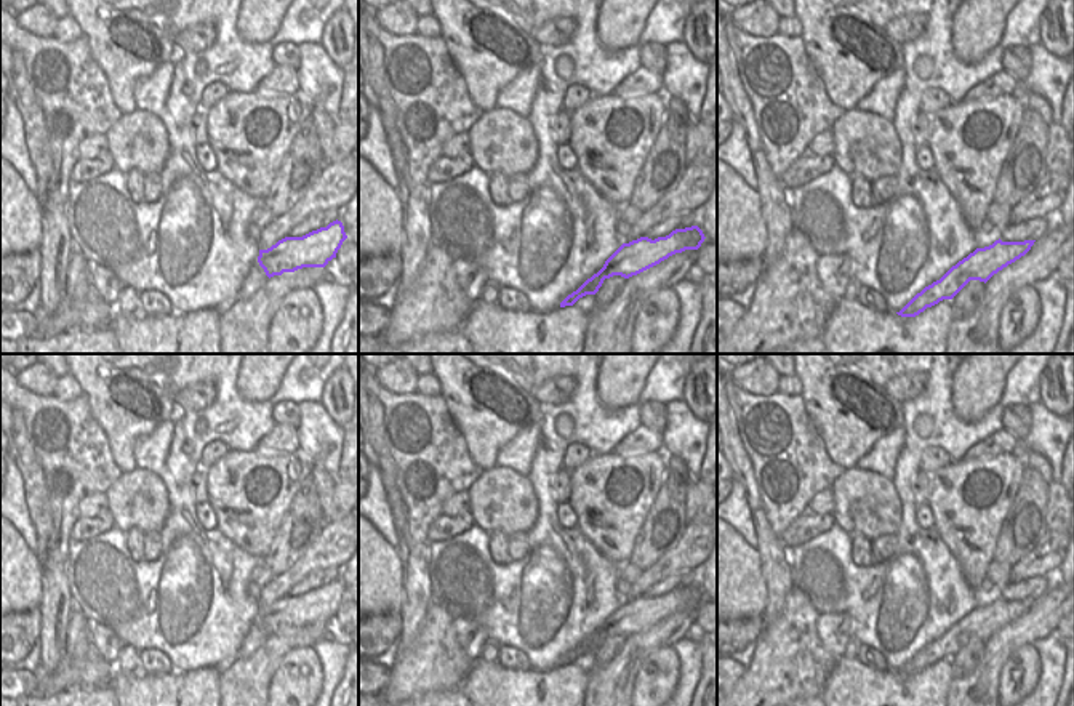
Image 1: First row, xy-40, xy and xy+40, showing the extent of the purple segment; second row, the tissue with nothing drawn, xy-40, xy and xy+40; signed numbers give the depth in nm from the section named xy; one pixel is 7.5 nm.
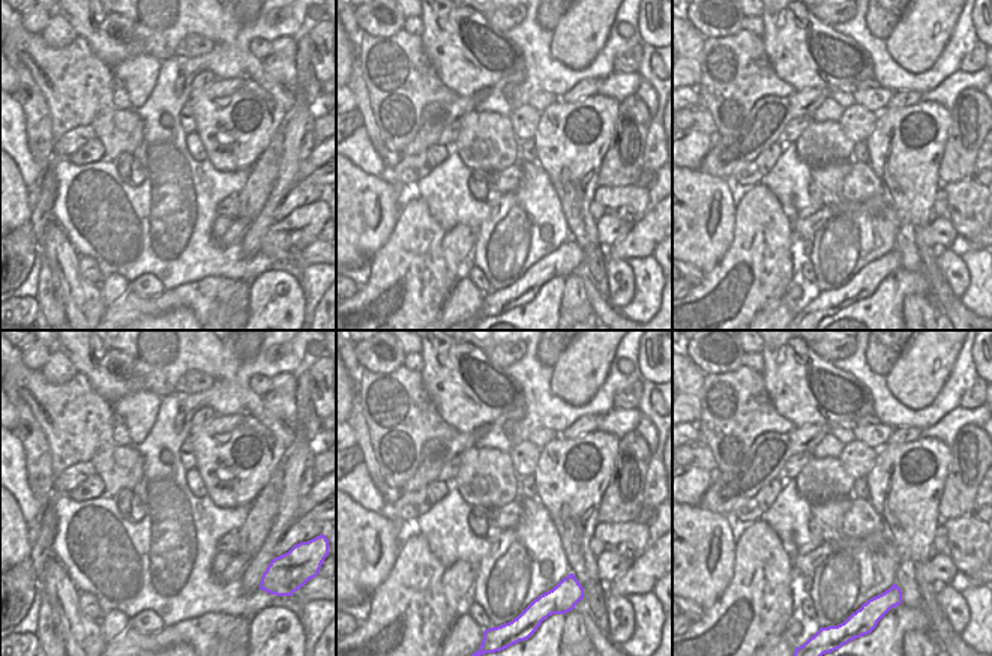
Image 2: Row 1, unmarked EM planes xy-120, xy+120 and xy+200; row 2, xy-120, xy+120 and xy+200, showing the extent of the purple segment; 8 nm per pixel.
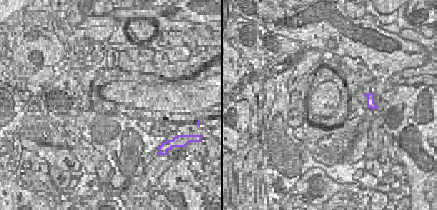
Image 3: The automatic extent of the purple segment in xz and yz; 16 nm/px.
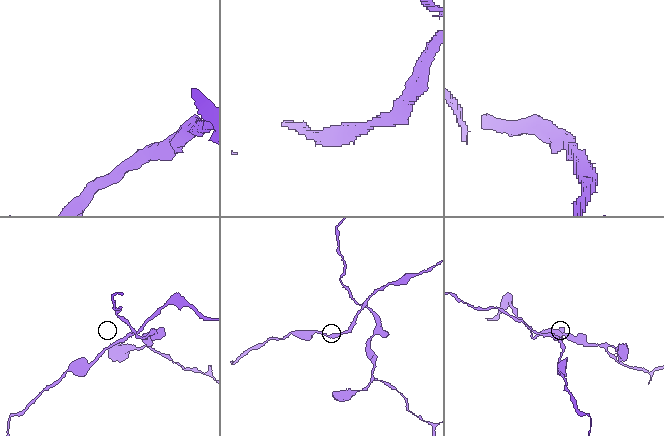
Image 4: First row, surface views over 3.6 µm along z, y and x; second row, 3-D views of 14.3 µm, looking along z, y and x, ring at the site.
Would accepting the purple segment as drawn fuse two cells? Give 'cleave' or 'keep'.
keep

